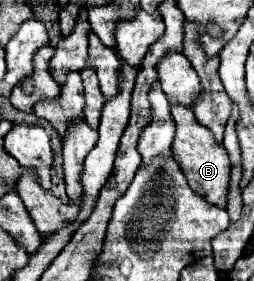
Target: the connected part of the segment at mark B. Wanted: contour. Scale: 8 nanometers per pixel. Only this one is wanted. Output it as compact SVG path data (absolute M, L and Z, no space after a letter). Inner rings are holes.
M171 102L171 116L175 120L175 140L173 140L173 158L181 166L183 174L187 176L187 182L193 192L203 196L207 202L225 208L225 196L227 196L227 184L229 184L229 158L221 144L213 140L213 134L201 126L195 120L195 114L189 106L173 104Z

